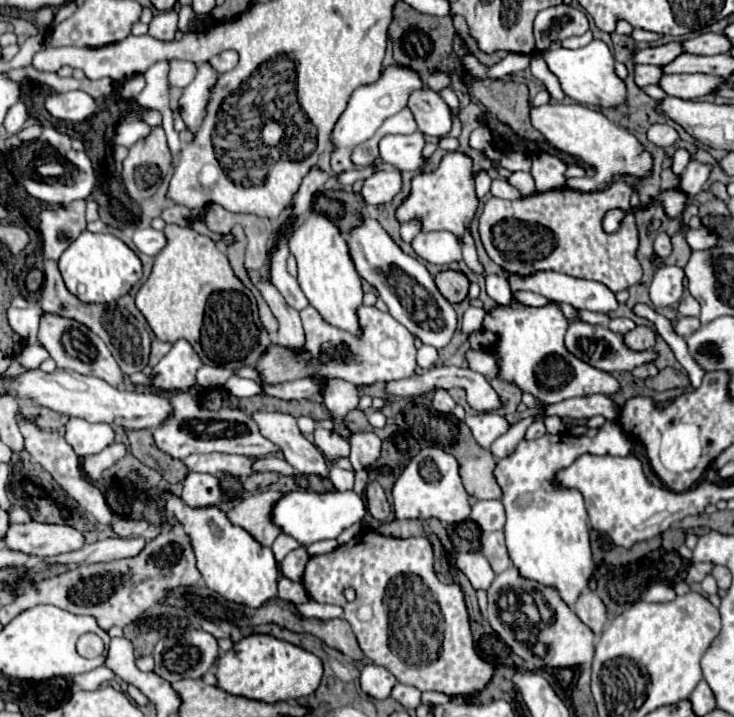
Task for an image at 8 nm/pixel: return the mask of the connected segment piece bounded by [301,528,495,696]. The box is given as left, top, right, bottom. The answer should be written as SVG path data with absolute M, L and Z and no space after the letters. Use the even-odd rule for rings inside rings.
M363 528L353 540L341 544L333 552L311 556L303 570L301 584L311 600L319 604L337 604L345 610L345 620L351 624L363 654L375 664L385 666L397 682L415 686L421 692L433 690L447 696L475 696L489 684L495 668L475 650L461 588L439 582L433 564L433 548L427 538L393 538ZM347 588L353 588L357 594L353 602L345 600Z

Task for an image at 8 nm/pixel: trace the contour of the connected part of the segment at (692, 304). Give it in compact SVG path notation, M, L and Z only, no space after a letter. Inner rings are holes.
M689 294L679 302L677 312L679 316L699 316L699 302Z

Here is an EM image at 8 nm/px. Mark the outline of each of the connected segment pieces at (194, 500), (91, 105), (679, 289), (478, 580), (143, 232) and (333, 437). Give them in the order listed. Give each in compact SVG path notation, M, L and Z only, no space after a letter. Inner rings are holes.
M189 474L183 482L183 502L191 508L215 506L221 500L219 478L211 474Z
M65 92L65 94L51 94L45 100L45 108L53 118L81 122L95 112L95 100L87 92Z
M663 266L659 268L663 272L655 272L651 288L649 288L649 296L651 296L651 304L655 308L661 306L673 306L681 300L683 296L683 276L679 270L679 266Z
M459 552L457 566L465 572L475 590L487 590L495 578L495 572L481 552Z
M137 228L135 234L133 234L133 242L135 246L147 254L147 256L157 256L165 244L167 244L167 238L163 232L159 230L153 230L153 228Z
M317 428L315 430L315 446L321 450L325 460L329 460L331 464L349 456L349 444L343 438L337 438L337 434L333 434L331 430Z

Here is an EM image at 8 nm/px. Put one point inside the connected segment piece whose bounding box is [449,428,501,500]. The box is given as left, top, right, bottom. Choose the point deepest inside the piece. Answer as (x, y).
(476, 464)

